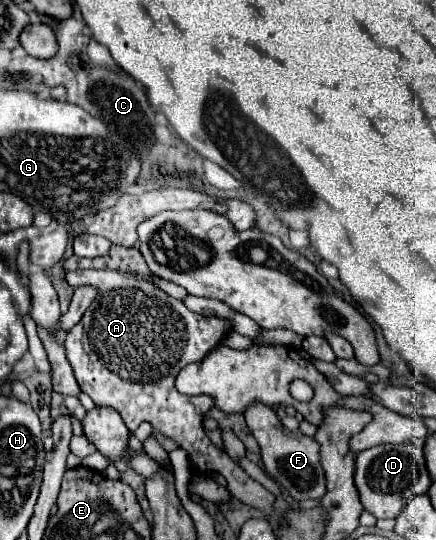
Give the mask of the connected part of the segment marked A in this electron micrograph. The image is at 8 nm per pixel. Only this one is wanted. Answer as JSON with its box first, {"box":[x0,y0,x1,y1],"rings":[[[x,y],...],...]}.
{"box":[63,270,275,514],"rings":[[[75,270],[71,280],[71,286],[93,284],[99,288],[97,298],[81,322],[67,332],[63,344],[81,390],[99,408],[115,408],[131,432],[141,422],[149,422],[159,434],[187,450],[195,476],[221,474],[227,478],[229,490],[243,496],[243,504],[269,514],[275,496],[249,478],[203,430],[203,416],[213,408],[212,398],[203,394],[183,396],[173,384],[181,368],[191,362],[201,362],[207,352],[223,344],[231,332],[231,320],[199,316],[157,286],[143,280],[129,280],[113,270]]]}

